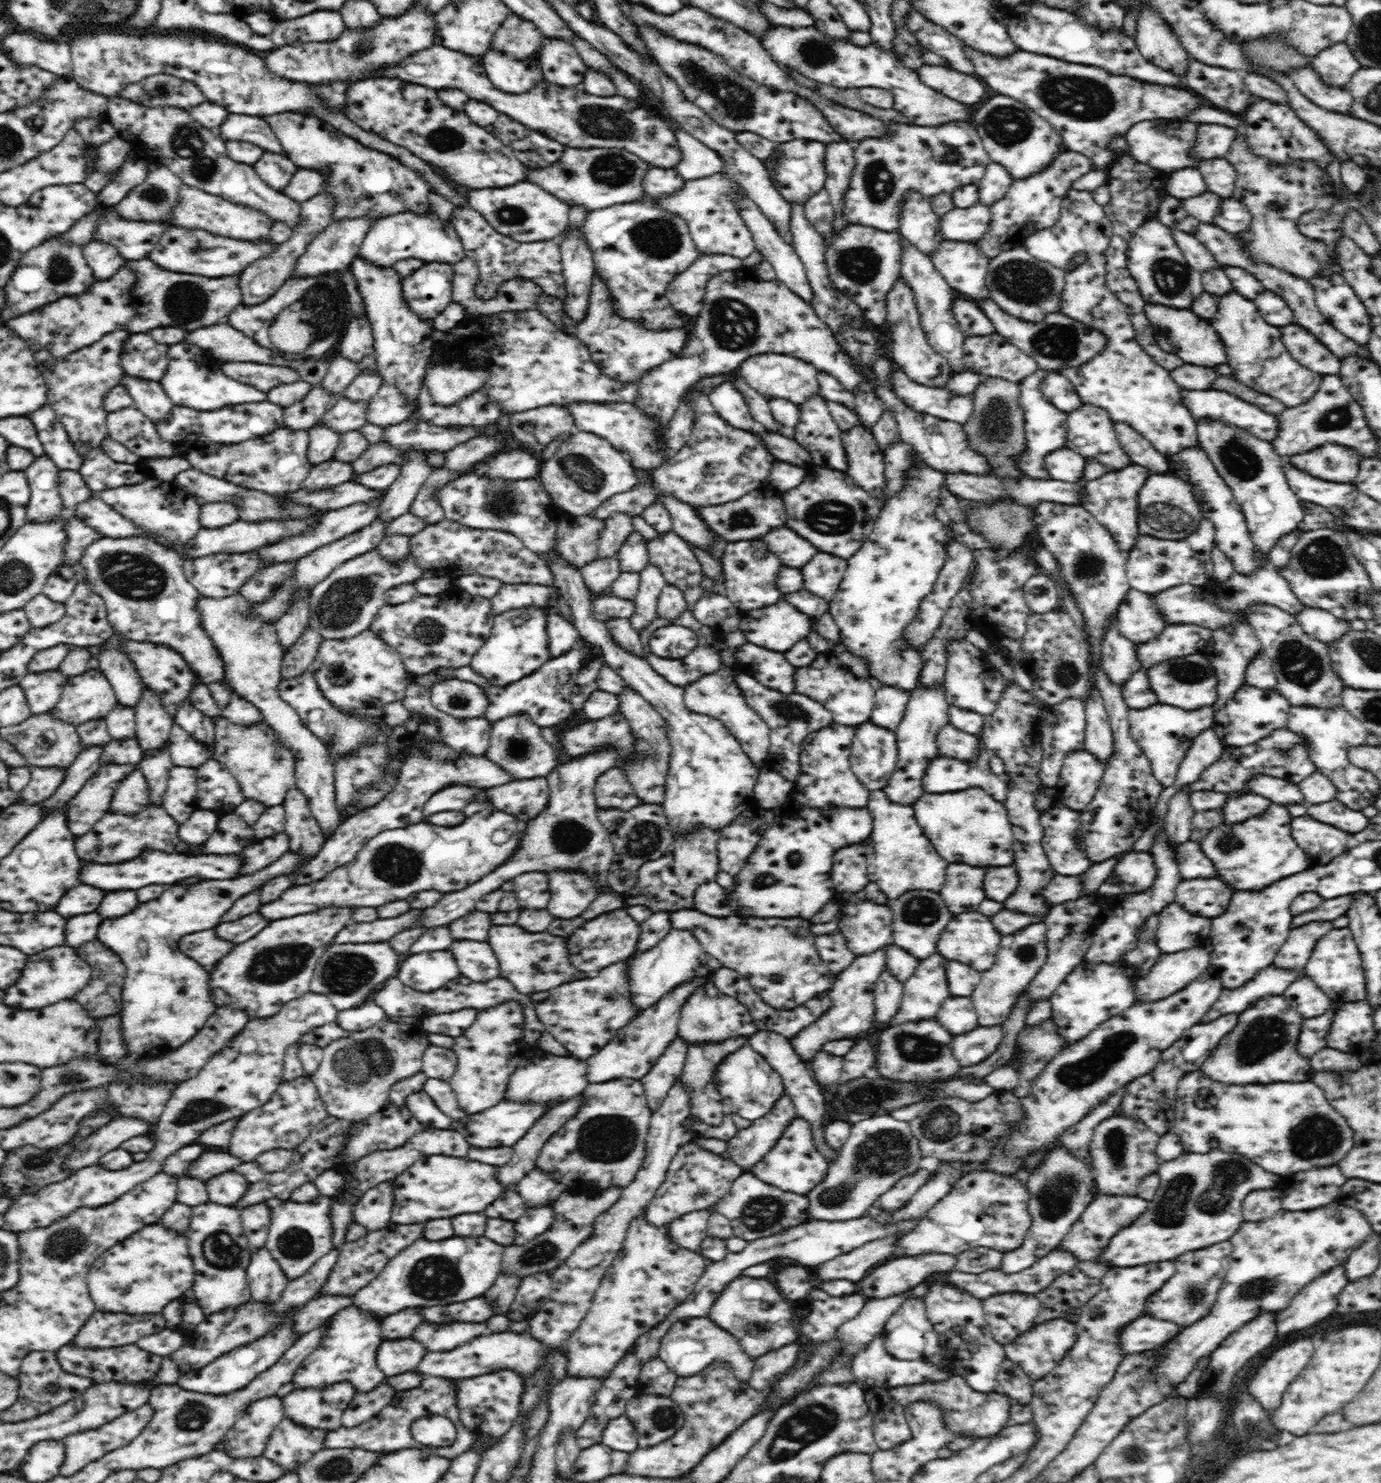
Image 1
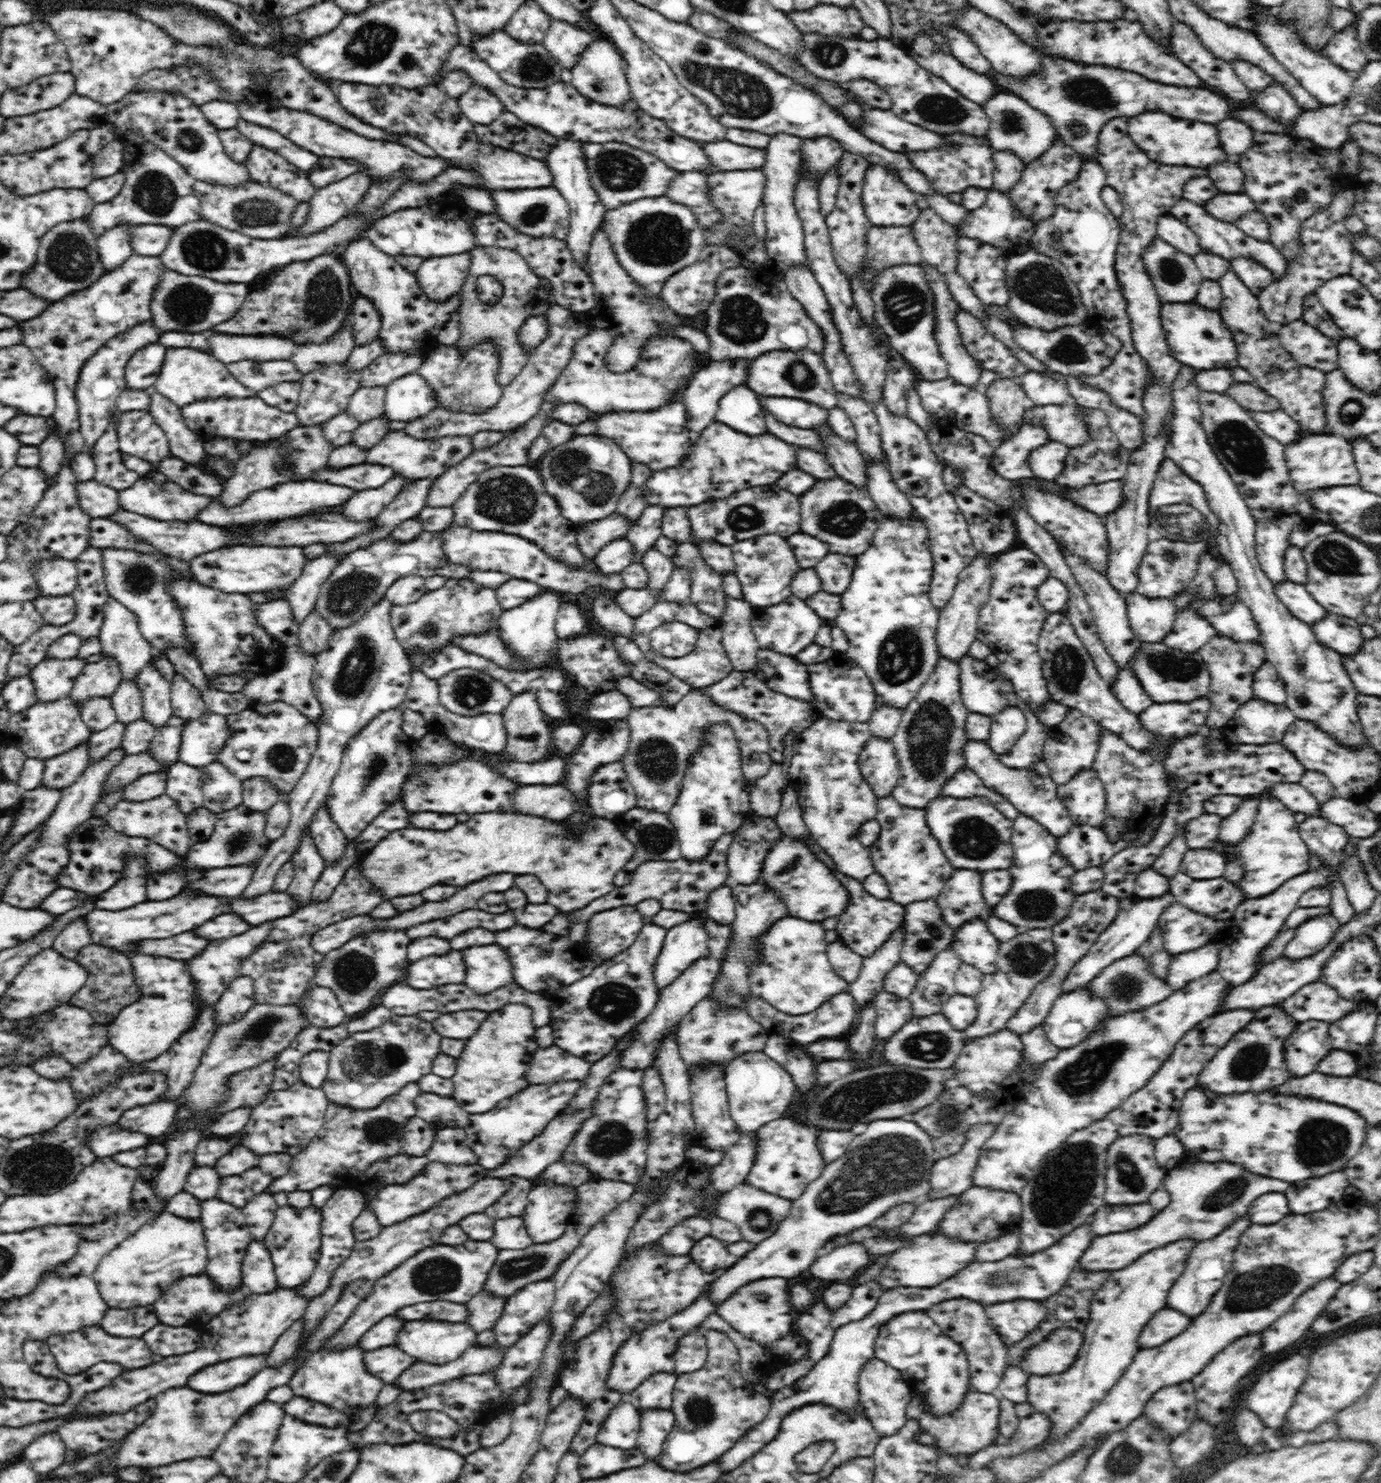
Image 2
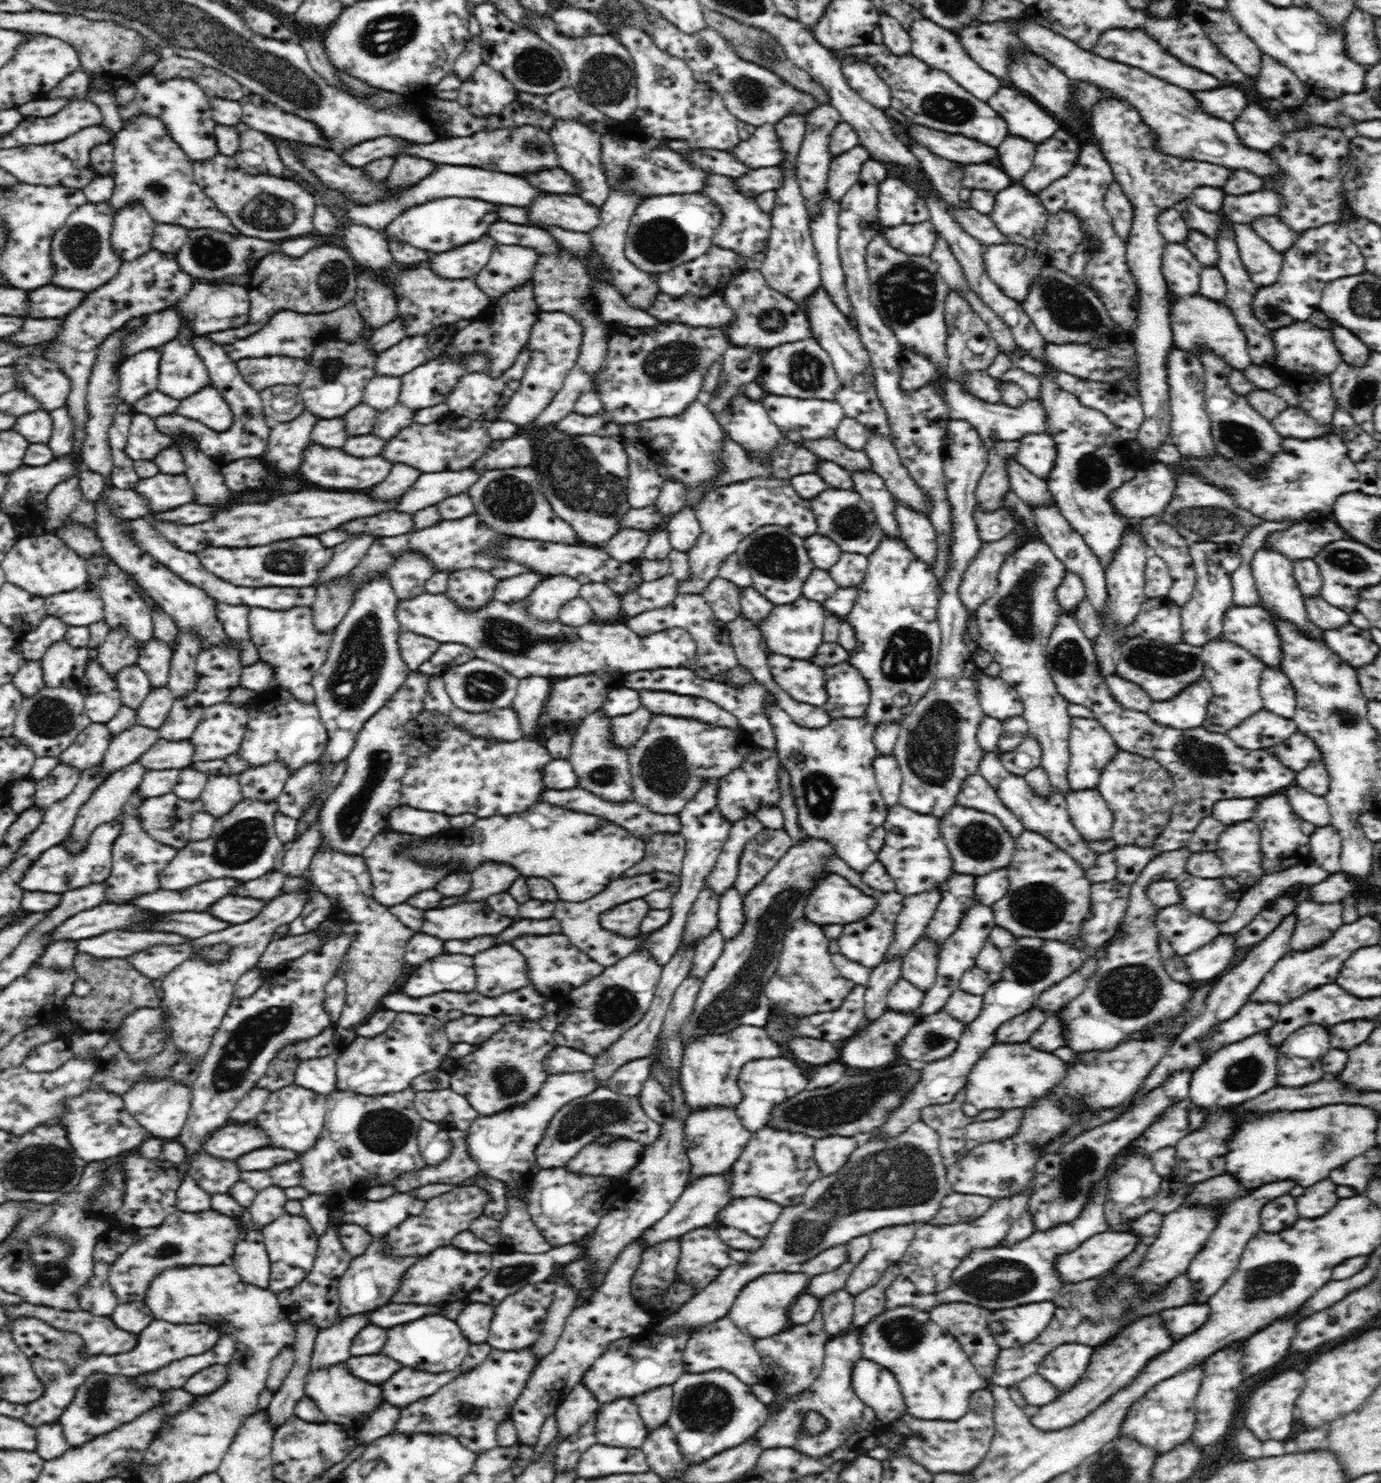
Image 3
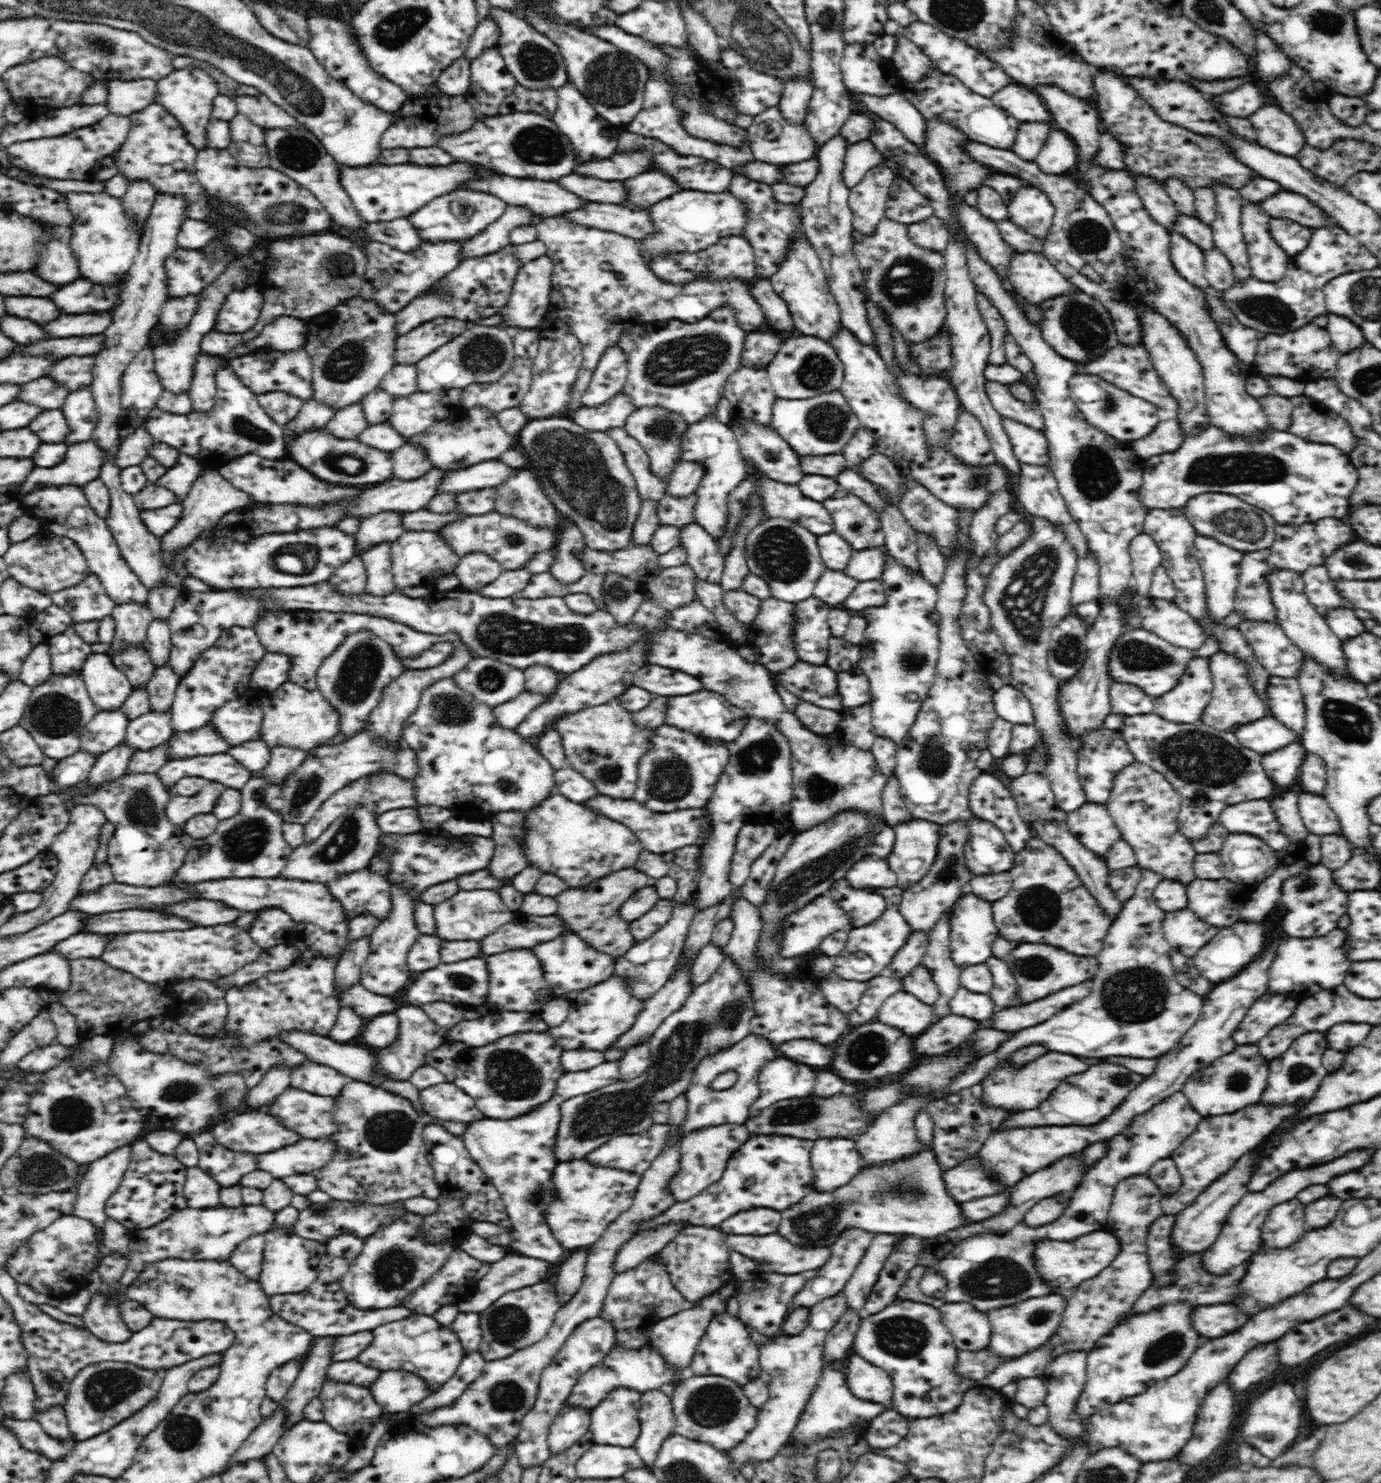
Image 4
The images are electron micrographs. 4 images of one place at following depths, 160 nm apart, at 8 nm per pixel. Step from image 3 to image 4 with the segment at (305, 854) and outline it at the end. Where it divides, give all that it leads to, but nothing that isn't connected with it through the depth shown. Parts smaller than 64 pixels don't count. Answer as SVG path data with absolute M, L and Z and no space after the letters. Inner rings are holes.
M383 772L382 775L374 774L366 776L350 782L348 786L344 786L332 794L331 798L328 798L323 804L320 810L314 814L312 820L304 825L304 838L303 843L314 842L322 832L327 829L327 826L332 824L334 819L337 819L340 815L352 808L352 806L366 806L371 808L375 814L383 814L388 810L396 810L400 808L417 808L418 801L416 801L416 790L414 790L414 784L411 781L406 781L400 776L396 776L392 773Z

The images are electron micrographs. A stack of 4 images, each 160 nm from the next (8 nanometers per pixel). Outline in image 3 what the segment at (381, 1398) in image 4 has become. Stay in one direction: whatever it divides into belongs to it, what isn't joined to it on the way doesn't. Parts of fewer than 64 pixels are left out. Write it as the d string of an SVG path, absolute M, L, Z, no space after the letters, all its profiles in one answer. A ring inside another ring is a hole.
M403 1366L384 1384L381 1384L382 1390L384 1390L384 1400L388 1400L394 1406L404 1408L424 1396L434 1394L436 1390L440 1390L442 1386L452 1382L460 1375L460 1367L434 1374Z

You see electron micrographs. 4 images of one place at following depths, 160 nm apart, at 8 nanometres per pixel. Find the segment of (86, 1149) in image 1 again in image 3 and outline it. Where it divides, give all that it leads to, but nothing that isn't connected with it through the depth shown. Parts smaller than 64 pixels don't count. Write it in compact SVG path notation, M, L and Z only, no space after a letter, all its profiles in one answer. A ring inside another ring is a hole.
M140 1078L134 1082L128 1092L123 1094L124 1106L126 1110L145 1128L151 1137L174 1140L184 1126L190 1110L191 1087L186 1084L178 1084L169 1078Z

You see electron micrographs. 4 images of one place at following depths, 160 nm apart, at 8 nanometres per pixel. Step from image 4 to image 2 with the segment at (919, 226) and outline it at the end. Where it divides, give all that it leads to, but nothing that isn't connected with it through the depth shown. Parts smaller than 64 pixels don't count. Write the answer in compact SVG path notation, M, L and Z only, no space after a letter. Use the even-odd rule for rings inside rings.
M872 226L868 229L865 245L868 252L866 252L866 260L860 264L860 267L862 267L860 281L864 283L864 287L870 292L875 286L879 273L882 273L889 267L899 265L918 266L923 262L922 251L920 251L920 247L915 243L911 227Z

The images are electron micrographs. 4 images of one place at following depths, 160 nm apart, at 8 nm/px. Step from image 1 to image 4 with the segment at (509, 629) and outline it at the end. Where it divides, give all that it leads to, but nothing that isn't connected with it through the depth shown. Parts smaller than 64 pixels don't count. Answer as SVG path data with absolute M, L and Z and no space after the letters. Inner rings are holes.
M573 522L560 530L556 549L555 561L549 573L562 584L570 584L580 580L585 574L585 568L579 559L581 550L586 547L584 535L578 531Z

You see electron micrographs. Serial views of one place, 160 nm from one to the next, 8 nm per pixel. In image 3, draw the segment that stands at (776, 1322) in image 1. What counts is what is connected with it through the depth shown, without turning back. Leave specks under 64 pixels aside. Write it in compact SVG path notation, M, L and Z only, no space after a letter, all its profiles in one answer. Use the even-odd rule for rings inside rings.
M764 1274L754 1282L748 1282L738 1294L727 1317L740 1329L748 1332L756 1340L768 1338L784 1331L788 1324L788 1308L800 1292L804 1293L811 1276L802 1274Z

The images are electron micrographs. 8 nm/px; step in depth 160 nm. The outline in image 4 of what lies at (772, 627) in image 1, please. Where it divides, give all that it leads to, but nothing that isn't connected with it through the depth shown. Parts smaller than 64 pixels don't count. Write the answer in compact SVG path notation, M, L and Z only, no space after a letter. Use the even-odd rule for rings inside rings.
M814 596L795 603L791 639L800 661L818 666L827 661L832 638L828 615L832 607Z

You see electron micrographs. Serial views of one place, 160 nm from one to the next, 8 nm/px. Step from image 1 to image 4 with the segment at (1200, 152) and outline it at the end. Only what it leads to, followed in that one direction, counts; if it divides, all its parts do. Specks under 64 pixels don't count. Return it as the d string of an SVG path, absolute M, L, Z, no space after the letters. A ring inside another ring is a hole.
M1261 106L1249 117L1260 146L1294 157L1305 142L1295 120L1276 106Z

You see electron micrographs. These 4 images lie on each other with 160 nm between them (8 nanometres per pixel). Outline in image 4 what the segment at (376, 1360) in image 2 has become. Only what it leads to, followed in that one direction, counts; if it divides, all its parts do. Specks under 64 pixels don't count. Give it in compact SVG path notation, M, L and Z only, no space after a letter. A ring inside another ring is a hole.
M358 1359L333 1361L326 1372L326 1379L352 1382L358 1386L369 1387L381 1373L376 1367L366 1366L366 1363Z

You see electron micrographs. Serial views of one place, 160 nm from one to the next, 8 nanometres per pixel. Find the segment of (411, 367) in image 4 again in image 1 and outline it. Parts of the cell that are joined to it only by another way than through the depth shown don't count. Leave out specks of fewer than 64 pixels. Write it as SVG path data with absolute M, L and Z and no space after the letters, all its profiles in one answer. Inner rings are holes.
M342 397L336 402L336 406L330 407L330 410L324 413L324 416L322 416L315 426L327 426L340 433L360 429L361 426L368 423L366 420L368 403L352 402Z

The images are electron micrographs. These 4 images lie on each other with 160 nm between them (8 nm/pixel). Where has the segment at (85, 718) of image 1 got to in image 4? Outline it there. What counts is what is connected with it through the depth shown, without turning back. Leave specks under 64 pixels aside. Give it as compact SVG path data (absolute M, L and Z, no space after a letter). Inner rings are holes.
M118 604L113 608L115 631L110 647L105 652L114 656L120 650L128 650L132 644L141 644L147 637L147 630L154 620L147 604Z

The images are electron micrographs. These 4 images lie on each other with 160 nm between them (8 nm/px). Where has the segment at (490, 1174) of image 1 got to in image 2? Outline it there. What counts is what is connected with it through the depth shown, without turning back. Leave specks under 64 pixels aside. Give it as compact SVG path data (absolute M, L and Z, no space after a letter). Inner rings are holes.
M430 1161L425 1164L425 1167L408 1182L386 1185L381 1188L376 1197L371 1201L366 1202L366 1206L374 1212L380 1225L384 1228L399 1224L412 1216L420 1215L430 1210L432 1206L440 1204L444 1198L454 1196L458 1192L468 1190L470 1186L474 1186L478 1180L486 1178L486 1174L490 1170L485 1169L476 1163L468 1163L454 1165L452 1163L442 1163L438 1161Z

